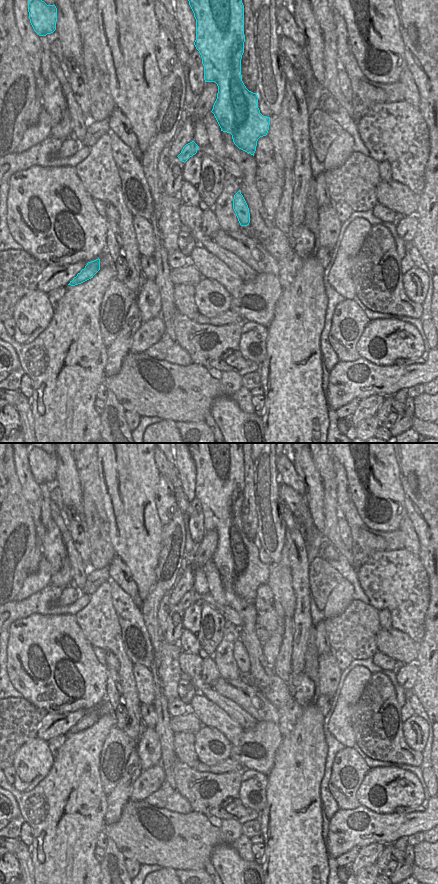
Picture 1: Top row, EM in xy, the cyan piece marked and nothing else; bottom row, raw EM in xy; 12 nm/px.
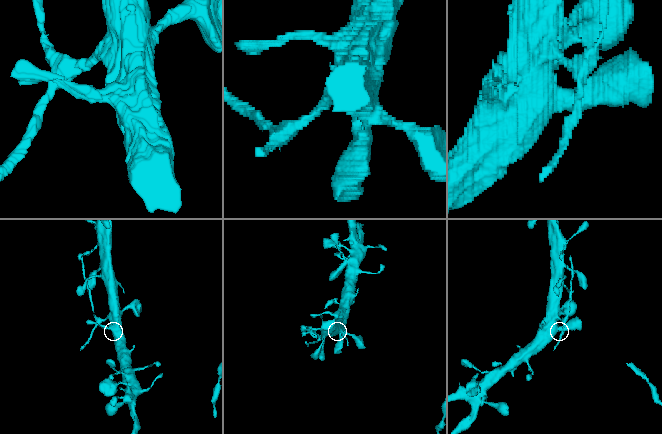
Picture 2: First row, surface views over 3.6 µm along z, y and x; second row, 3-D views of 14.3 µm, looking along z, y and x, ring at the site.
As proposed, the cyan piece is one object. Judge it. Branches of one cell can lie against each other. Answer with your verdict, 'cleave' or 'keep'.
cleave

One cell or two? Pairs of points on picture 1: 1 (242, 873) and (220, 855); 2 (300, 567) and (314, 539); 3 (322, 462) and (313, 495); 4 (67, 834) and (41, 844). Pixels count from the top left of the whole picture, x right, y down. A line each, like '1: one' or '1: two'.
1: one
2: two
3: two
4: one

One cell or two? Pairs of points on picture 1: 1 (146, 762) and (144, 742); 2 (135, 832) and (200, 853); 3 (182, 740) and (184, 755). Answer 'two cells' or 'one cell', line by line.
1: one cell
2: one cell
3: one cell

